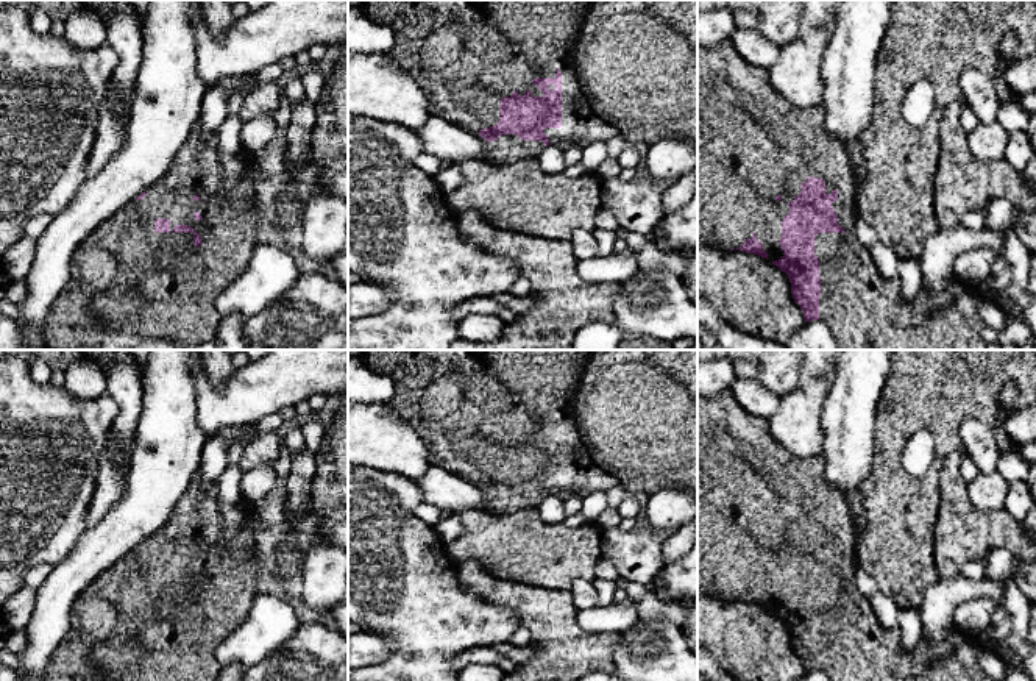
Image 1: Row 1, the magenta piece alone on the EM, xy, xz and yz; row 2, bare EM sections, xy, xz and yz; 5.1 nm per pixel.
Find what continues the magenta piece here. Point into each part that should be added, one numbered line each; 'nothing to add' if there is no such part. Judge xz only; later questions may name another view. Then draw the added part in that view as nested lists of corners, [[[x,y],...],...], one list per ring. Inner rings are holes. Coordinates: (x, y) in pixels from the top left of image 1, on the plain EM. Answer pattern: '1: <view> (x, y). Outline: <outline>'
1: xz (465, 405). Outline: [[[364,350],[359,356],[365,362],[368,369],[373,372],[388,376],[393,381],[395,394],[388,405],[401,415],[404,422],[407,422],[417,434],[423,439],[429,461],[432,465],[442,467],[448,472],[452,472],[459,476],[473,480],[479,483],[484,478],[490,478],[499,472],[499,450],[502,447],[510,447],[513,440],[518,445],[524,445],[529,440],[534,447],[541,447],[543,442],[532,433],[534,428],[555,428],[555,423],[562,423],[562,476],[560,478],[545,478],[543,483],[549,489],[549,495],[555,495],[562,500],[568,498],[569,495],[587,497],[594,492],[607,492],[619,481],[598,467],[579,436],[579,431],[574,423],[574,400],[576,390],[579,389],[580,376],[588,362],[588,355],[591,350]]]

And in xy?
1: xy (124, 627). Outline: [[[197,472],[169,522],[145,539],[145,547],[100,573],[75,600],[70,629],[53,653],[47,681],[215,681],[220,665],[214,653],[247,619],[257,595],[256,539],[264,531],[257,508],[259,503],[240,497],[242,526],[231,542],[225,542],[217,484],[204,486]],[[156,569],[169,569],[170,581],[156,583]]]

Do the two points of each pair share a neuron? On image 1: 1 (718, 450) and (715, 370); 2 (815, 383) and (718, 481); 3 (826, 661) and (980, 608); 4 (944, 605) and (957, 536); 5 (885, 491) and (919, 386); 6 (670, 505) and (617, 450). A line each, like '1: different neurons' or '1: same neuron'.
1: different neurons
2: different neurons
3: different neurons
4: different neurons
5: same neuron
6: different neurons

